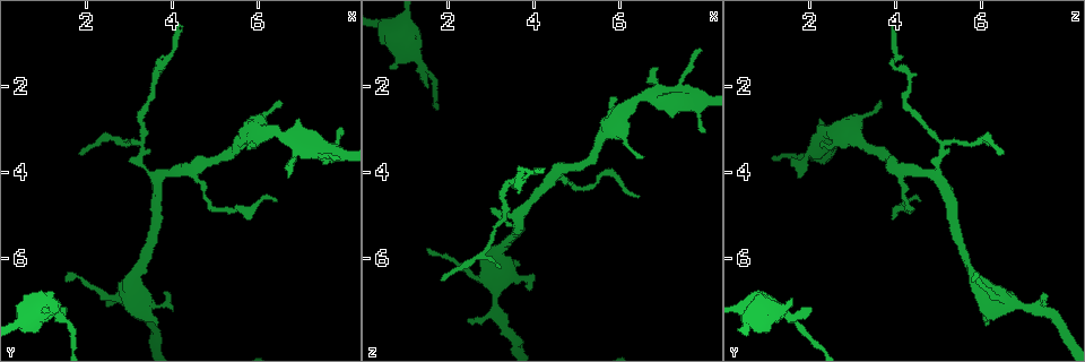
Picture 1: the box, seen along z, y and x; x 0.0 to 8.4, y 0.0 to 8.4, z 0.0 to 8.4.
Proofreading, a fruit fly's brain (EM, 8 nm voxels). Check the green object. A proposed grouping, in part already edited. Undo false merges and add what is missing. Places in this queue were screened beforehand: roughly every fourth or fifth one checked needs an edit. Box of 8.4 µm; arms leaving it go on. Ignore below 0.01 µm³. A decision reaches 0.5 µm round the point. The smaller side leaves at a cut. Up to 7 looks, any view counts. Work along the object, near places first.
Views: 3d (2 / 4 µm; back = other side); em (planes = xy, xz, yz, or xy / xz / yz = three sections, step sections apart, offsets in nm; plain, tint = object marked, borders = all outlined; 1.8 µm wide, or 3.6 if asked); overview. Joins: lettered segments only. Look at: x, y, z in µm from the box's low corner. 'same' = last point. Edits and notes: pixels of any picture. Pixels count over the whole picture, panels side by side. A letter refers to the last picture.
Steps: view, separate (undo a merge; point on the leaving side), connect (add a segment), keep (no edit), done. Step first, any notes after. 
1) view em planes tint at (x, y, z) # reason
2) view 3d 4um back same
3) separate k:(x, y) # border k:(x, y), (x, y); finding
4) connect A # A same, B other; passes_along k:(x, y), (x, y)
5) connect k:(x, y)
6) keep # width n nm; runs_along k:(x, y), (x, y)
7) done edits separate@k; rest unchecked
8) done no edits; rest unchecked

view 3d 2um at (7.90, 3.70, 1.10) # branch stops here

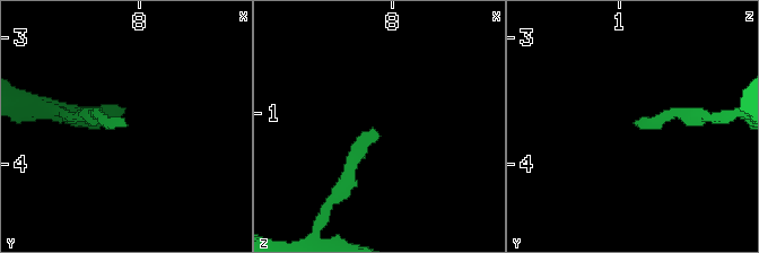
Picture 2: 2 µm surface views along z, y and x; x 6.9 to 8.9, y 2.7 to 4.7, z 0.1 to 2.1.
view em xz step 4 borders at (7.84, 3.68, 1.14) # need the tissue

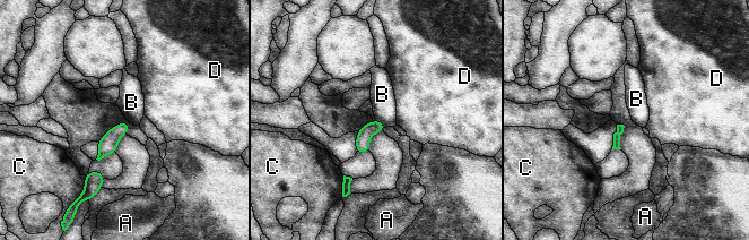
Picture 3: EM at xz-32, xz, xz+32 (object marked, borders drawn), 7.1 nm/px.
keep # A other, B other, C other, D other; border 3:(376, 119), (385, 127); no lettered segment goes on from it

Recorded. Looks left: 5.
view em planes borders at (4.45, 3.95, 4.15) # three-way junction

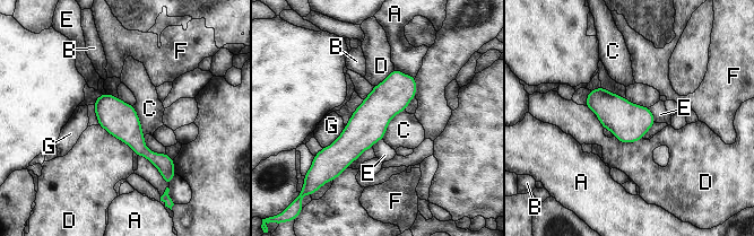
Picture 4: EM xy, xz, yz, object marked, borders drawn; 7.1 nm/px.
keep # A other, B other, C other, D other, E other, F other, G other; runs_along 4:(413, 79), (335, 157), (326, 160); continuous, no second cell

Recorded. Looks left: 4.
view 3d 4um at (6.45, 4.70, 4.55) # long arm stops here

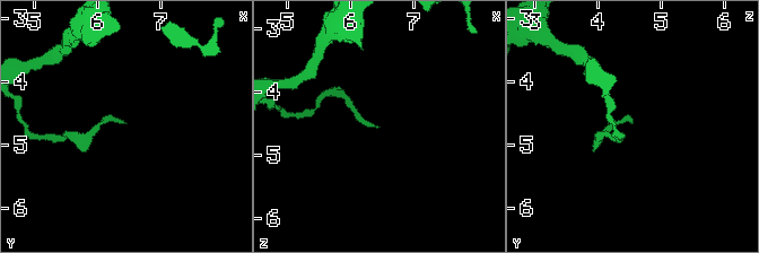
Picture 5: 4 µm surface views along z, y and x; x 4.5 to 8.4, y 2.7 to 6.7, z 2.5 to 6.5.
view em planes borders at (6.45, 4.70, 4.55)

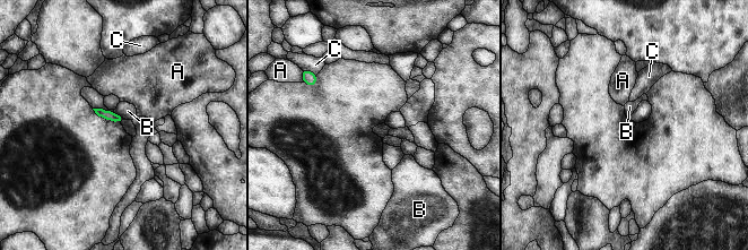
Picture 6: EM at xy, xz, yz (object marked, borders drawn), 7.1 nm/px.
keep # longest_contact B 80 nm; A other, B other, C other; none of them fits

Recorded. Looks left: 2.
done no edits; rest unchecked

